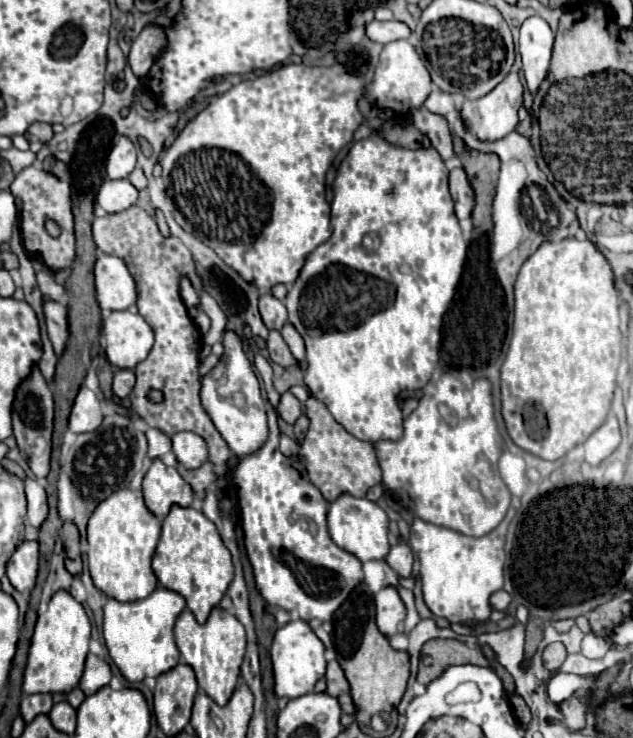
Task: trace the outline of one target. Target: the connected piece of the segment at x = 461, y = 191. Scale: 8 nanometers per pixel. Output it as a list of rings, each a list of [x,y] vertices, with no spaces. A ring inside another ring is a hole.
[[[461,167],[453,169],[449,173],[449,191],[451,191],[453,203],[455,203],[455,215],[459,219],[467,219],[473,209],[473,191],[471,191],[467,175]]]

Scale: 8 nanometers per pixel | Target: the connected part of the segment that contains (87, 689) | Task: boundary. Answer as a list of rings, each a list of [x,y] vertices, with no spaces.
[[[89,653],[83,677],[79,681],[79,689],[85,695],[93,695],[101,687],[109,685],[109,681],[111,681],[111,669],[109,669],[109,665],[103,659],[99,659],[93,653]]]

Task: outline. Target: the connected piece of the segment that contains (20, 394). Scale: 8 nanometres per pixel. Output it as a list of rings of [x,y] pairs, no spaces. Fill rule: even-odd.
[[[37,365],[31,373],[19,383],[13,401],[13,435],[17,439],[19,451],[29,463],[31,471],[37,477],[45,477],[49,473],[49,457],[51,457],[51,429],[53,429],[53,393],[43,375],[39,375]]]

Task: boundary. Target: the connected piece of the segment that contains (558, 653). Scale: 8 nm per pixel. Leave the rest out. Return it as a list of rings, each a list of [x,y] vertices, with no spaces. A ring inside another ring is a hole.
[[[551,643],[551,645],[545,647],[543,661],[545,661],[545,667],[549,671],[557,671],[563,665],[563,659],[565,659],[565,647],[563,647],[563,643]]]

